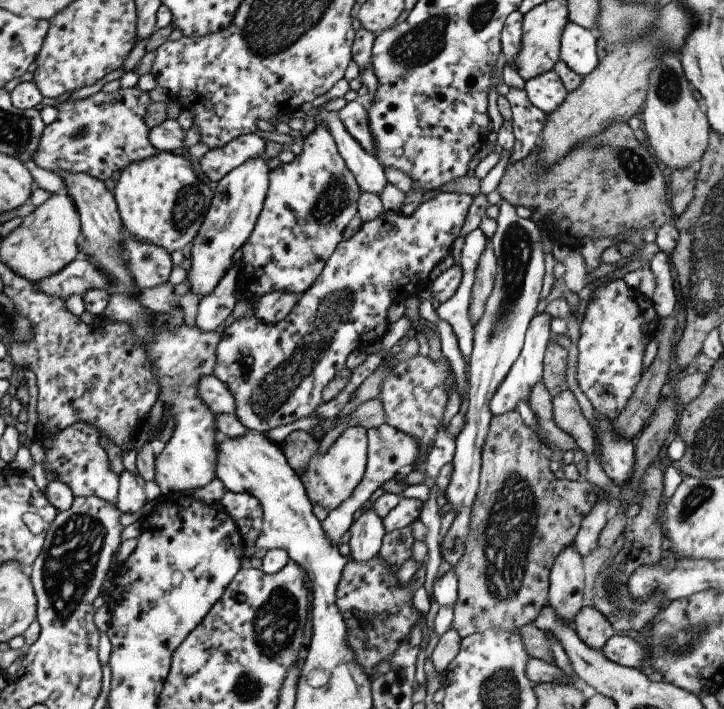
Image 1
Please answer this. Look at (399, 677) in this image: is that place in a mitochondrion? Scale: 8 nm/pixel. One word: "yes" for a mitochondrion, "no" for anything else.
no

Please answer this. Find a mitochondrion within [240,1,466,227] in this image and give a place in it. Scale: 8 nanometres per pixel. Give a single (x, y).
(401, 50)

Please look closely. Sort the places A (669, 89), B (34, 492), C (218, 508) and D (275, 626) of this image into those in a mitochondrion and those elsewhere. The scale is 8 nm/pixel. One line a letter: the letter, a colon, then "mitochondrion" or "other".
A: mitochondrion
B: other
C: other
D: mitochondrion

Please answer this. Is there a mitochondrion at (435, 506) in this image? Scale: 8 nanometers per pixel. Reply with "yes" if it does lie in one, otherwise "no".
no

